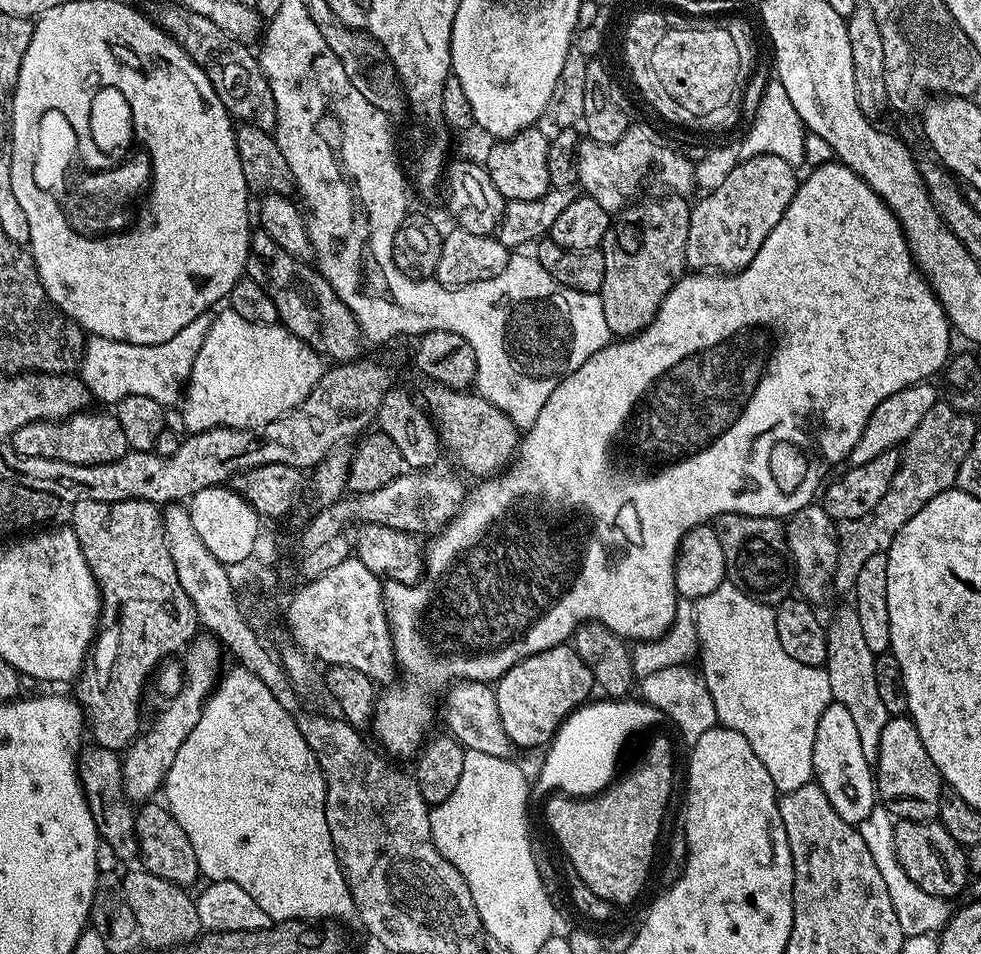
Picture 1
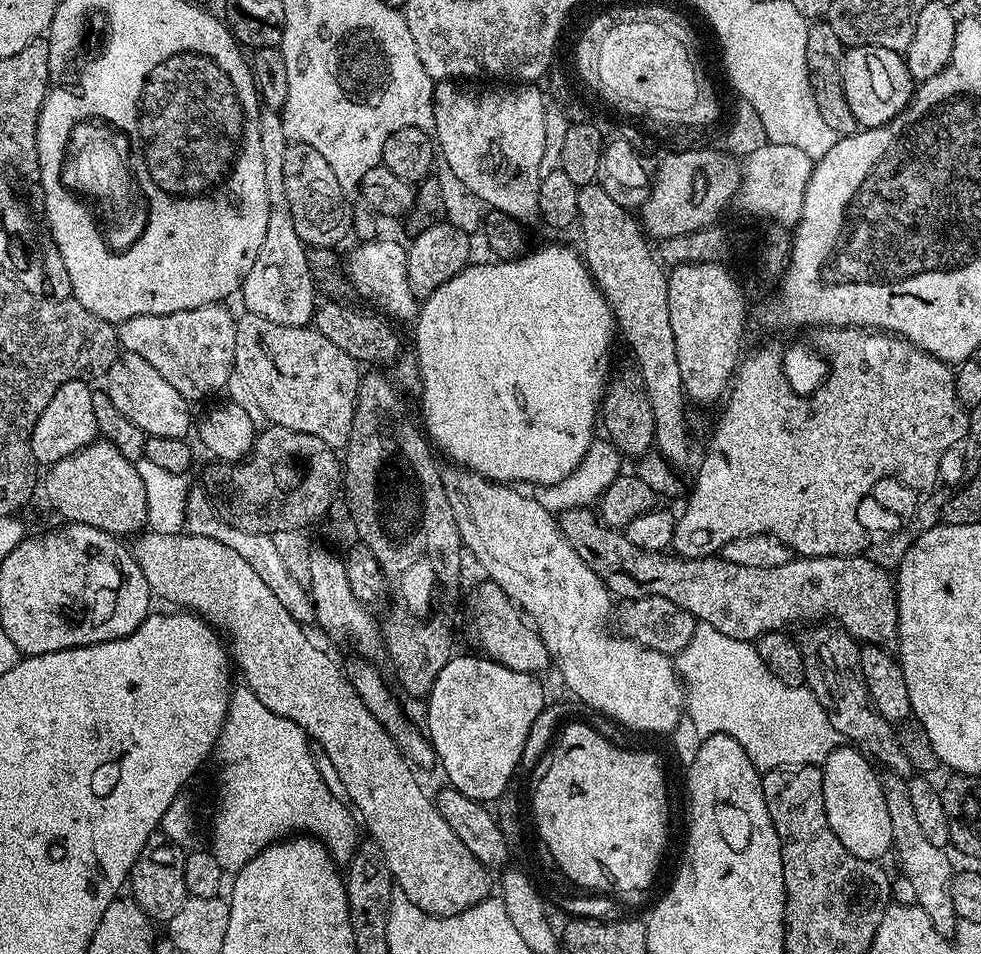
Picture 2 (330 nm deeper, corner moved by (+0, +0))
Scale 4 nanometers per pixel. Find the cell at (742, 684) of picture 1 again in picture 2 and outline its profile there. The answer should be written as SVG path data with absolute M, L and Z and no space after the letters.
M697 623L694 638L678 654L675 665L686 693L686 716L693 720L698 734L702 737L726 734L734 738L761 773L775 768L820 766L832 751L841 747L842 737L830 724L815 694L804 684L787 684L774 678L751 640L726 638L714 626Z

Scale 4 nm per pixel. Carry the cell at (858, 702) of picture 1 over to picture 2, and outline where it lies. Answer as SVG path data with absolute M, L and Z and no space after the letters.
M888 774L883 777L884 797L886 798L886 811L890 814L890 830L892 831L892 848L894 856L900 859L900 868L912 887L915 903L920 905L926 914L930 914L930 922L936 931L941 934L953 933L958 923L954 910L954 902L950 902L949 886L952 884L954 867L948 861L948 852L943 848L934 846L924 836L920 823L914 815L914 805L910 802L908 780L900 776Z

